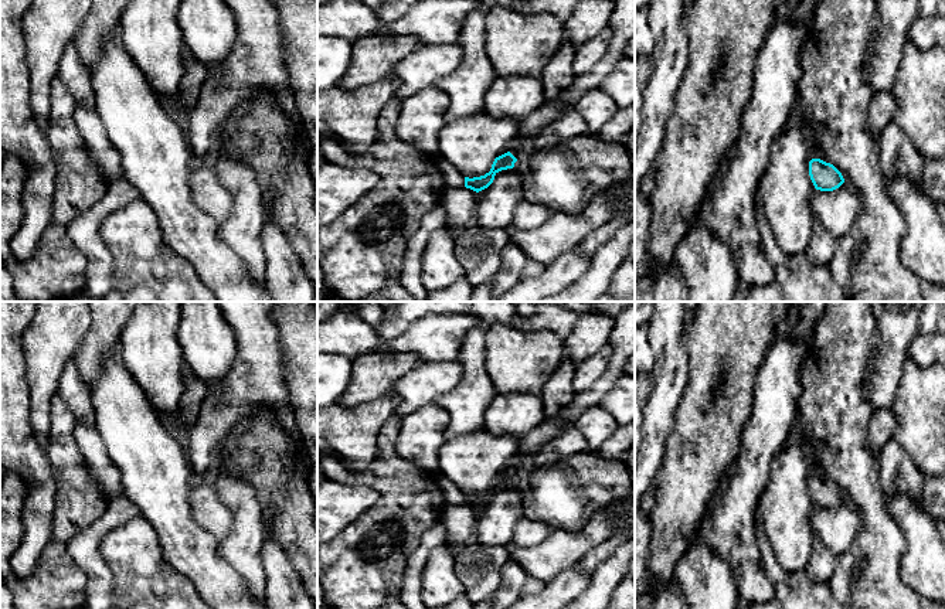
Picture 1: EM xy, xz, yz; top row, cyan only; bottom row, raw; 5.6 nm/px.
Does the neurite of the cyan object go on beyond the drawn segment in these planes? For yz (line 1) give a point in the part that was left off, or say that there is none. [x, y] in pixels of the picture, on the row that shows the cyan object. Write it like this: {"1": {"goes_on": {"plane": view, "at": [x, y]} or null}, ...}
{"1": {"goes_on": null}}

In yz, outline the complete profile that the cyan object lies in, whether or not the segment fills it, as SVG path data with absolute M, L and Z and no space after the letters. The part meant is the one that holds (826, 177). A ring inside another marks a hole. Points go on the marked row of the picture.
M820 159L809 161L809 176L815 188L820 191L833 191L844 183L842 173Z

